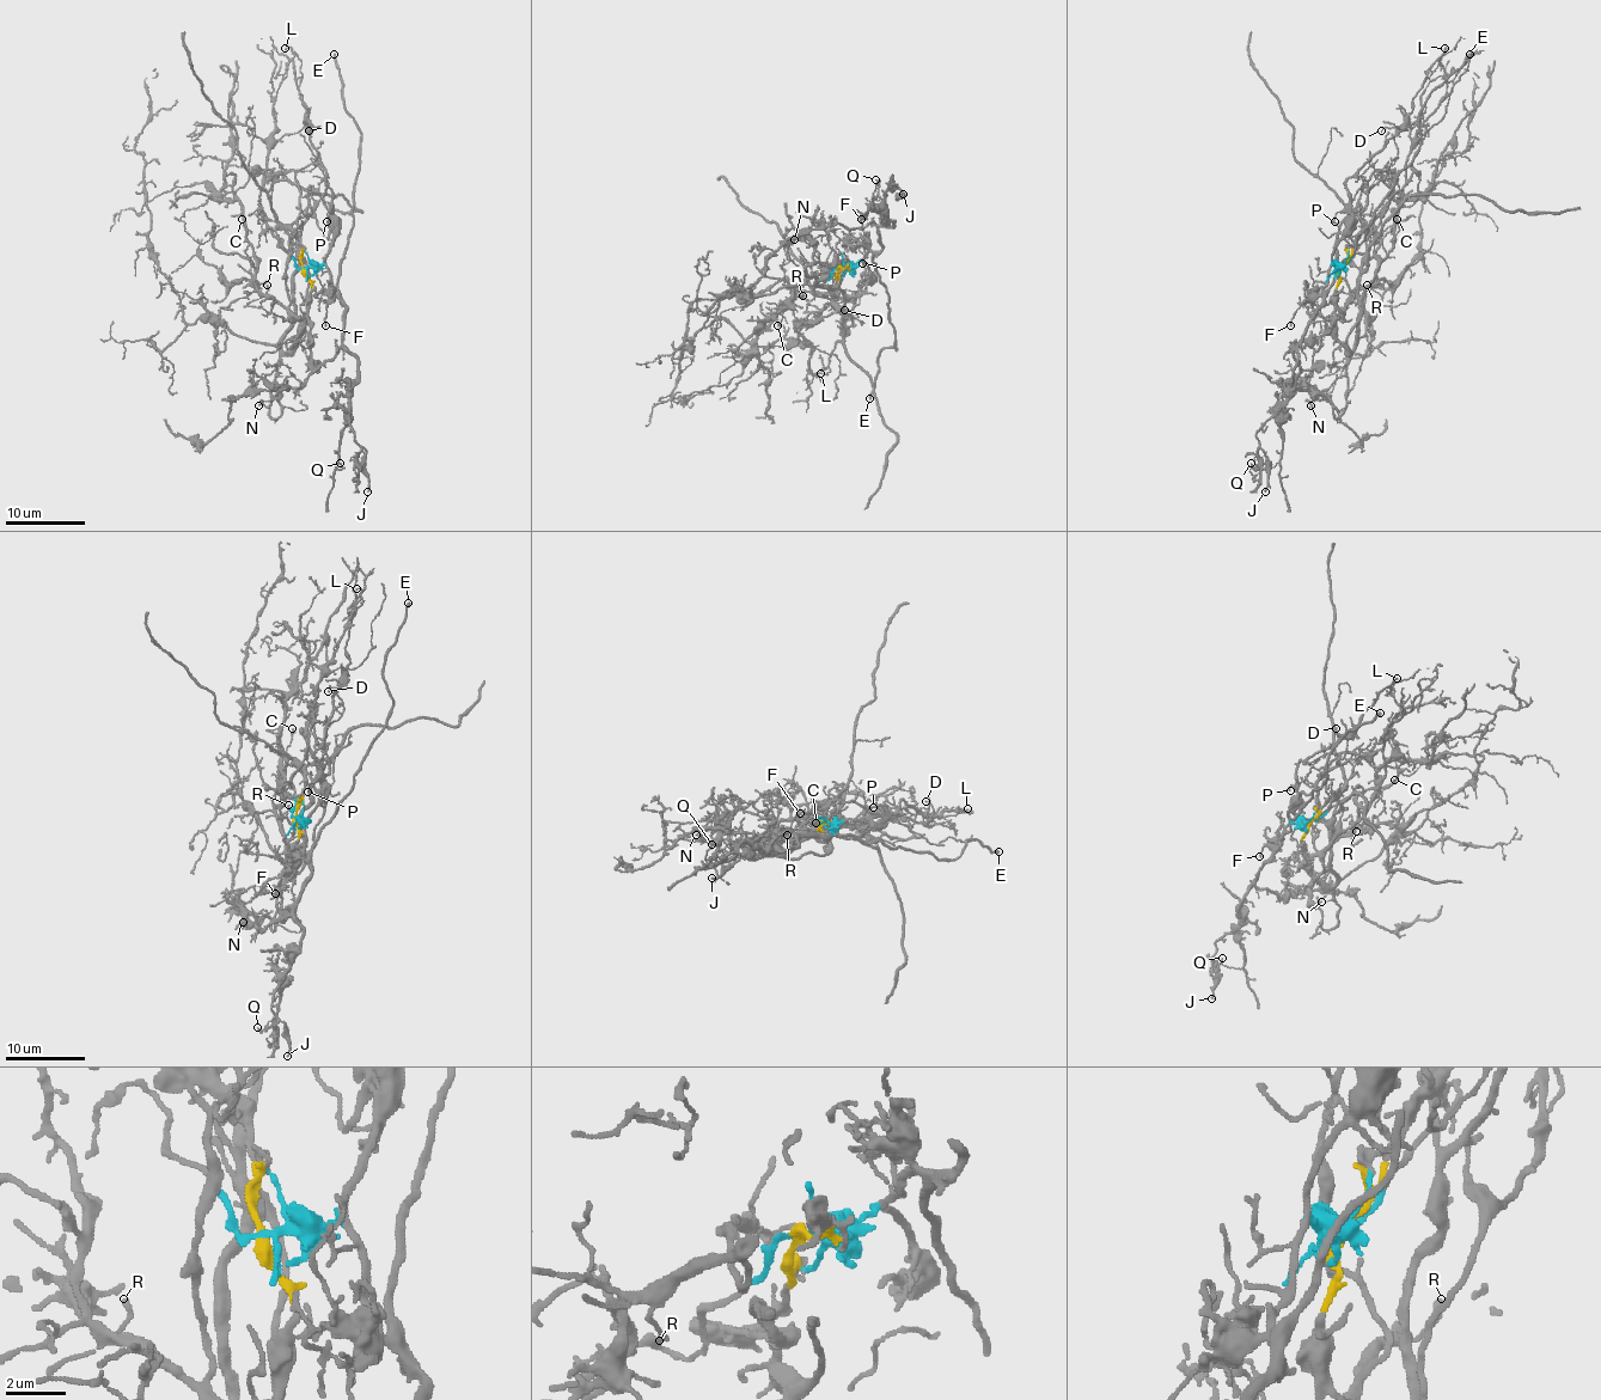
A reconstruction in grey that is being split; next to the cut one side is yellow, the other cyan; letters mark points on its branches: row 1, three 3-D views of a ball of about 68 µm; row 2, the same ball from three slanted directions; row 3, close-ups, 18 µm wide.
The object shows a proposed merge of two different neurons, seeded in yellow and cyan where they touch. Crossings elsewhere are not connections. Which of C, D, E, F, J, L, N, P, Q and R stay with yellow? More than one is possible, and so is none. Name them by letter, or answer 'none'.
C, N, R

